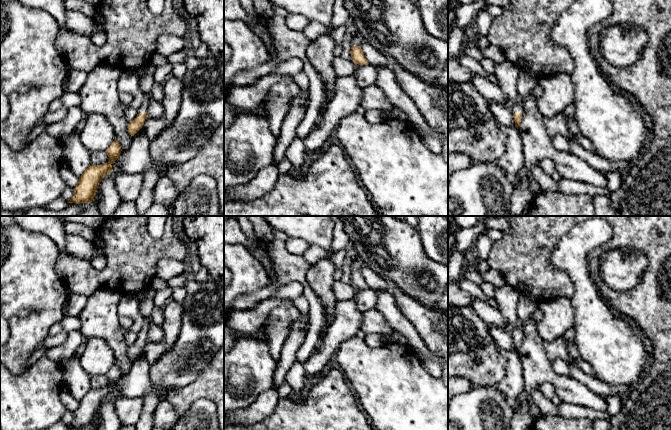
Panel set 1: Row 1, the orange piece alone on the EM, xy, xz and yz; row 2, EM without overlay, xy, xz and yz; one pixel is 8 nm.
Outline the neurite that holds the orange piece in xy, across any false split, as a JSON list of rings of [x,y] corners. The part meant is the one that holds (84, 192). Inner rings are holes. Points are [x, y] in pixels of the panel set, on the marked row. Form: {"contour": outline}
{"contour": [[[114,139],[106,149],[109,161],[100,165],[91,164],[79,177],[79,182],[74,188],[74,196],[67,203],[80,204],[94,201],[99,183],[107,174],[113,172],[111,164],[119,158],[121,151],[119,142]]]}

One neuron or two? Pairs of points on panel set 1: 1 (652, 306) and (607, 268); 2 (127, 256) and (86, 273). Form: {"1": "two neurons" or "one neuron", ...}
{"1": "two neurons", "2": "one neuron"}

